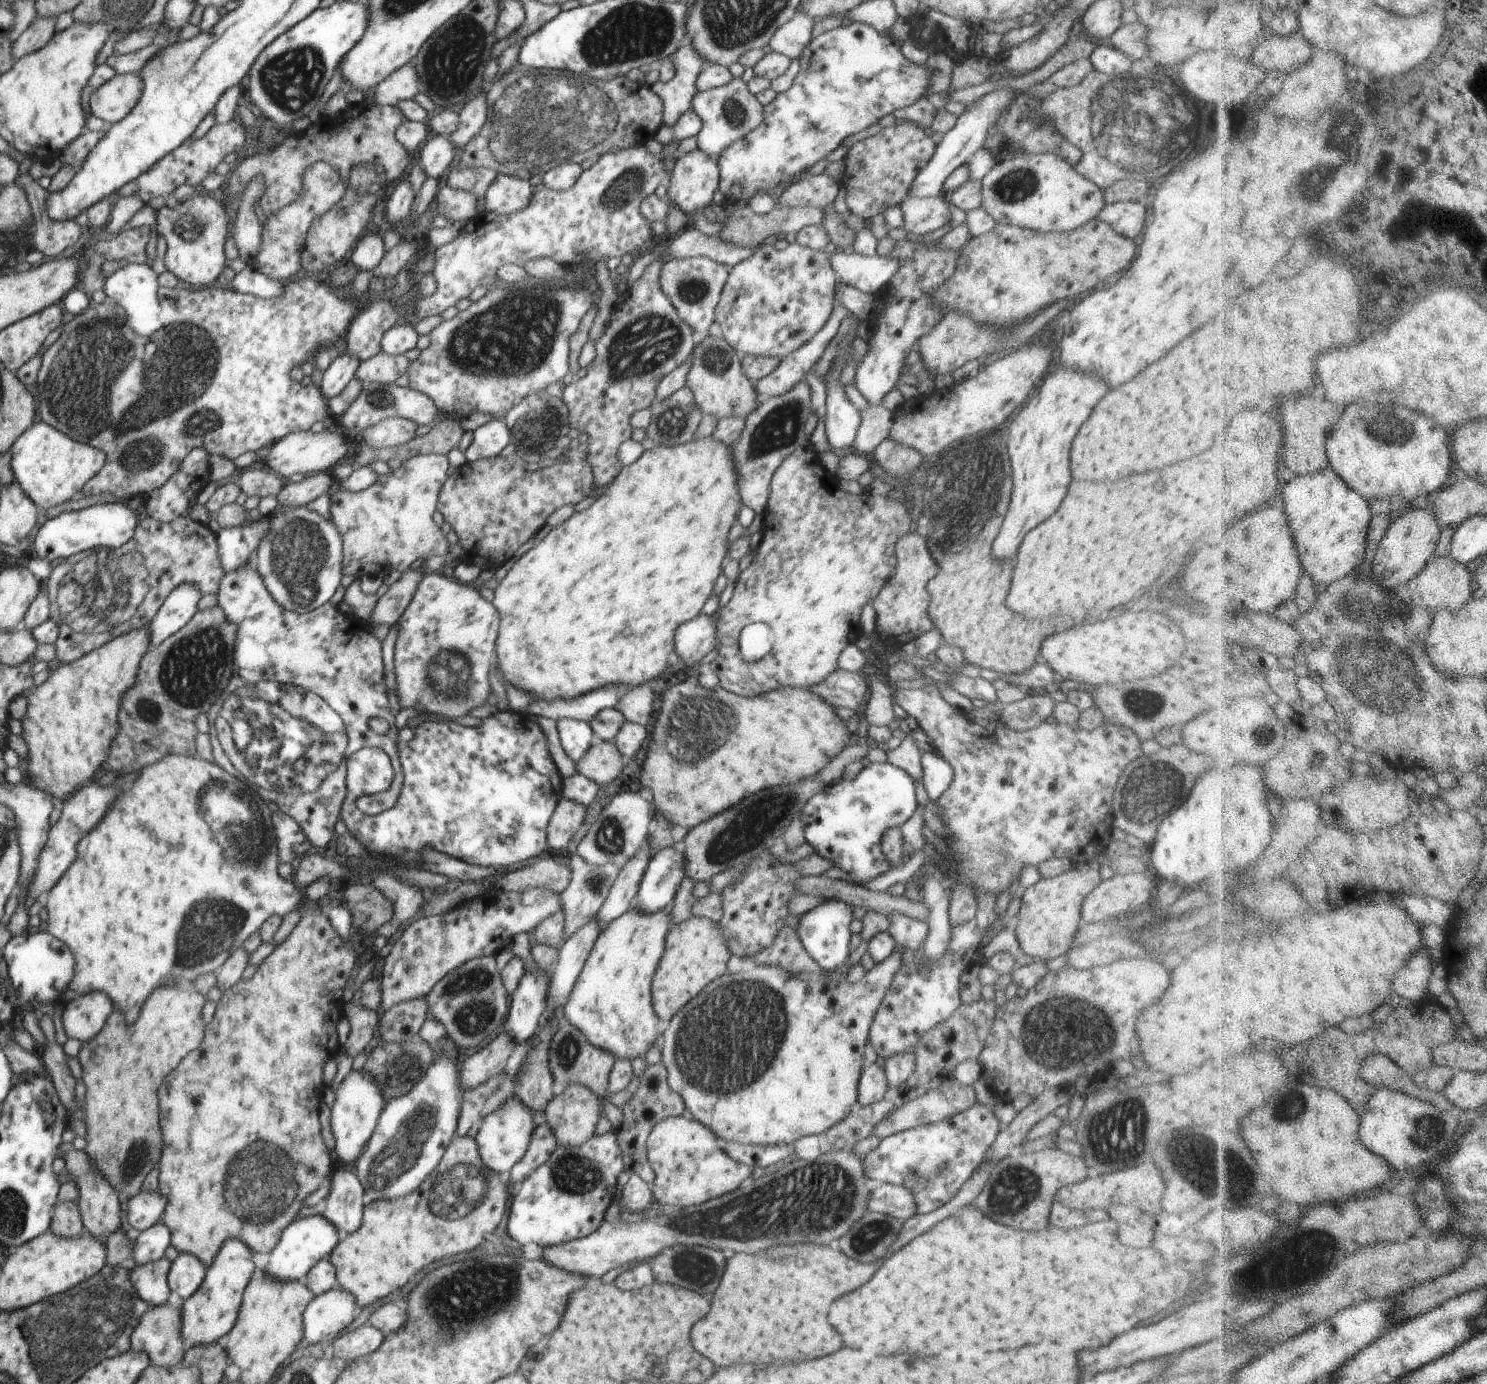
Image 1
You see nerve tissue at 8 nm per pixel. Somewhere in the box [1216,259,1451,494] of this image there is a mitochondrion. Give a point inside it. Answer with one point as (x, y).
(1395, 432)

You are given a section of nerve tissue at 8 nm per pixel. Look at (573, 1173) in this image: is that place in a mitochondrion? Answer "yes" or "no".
yes

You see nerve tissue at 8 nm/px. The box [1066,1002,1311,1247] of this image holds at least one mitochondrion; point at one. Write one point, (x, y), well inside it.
(1122, 1111)

